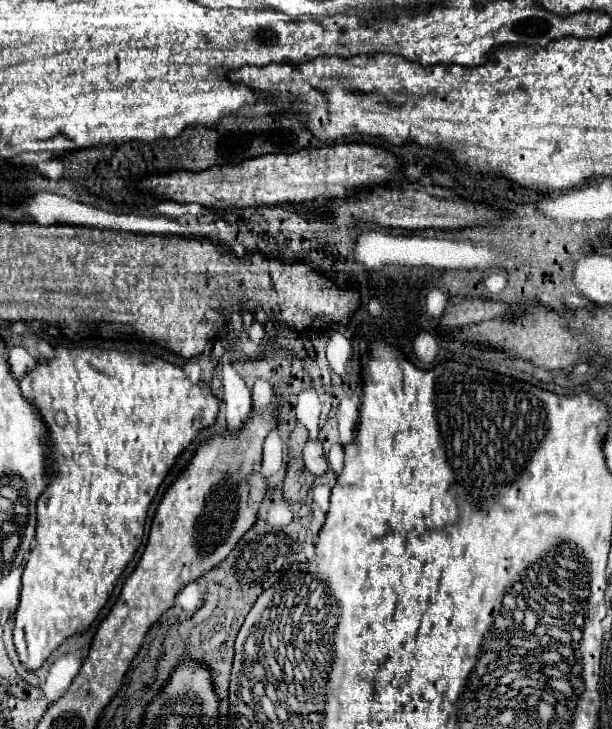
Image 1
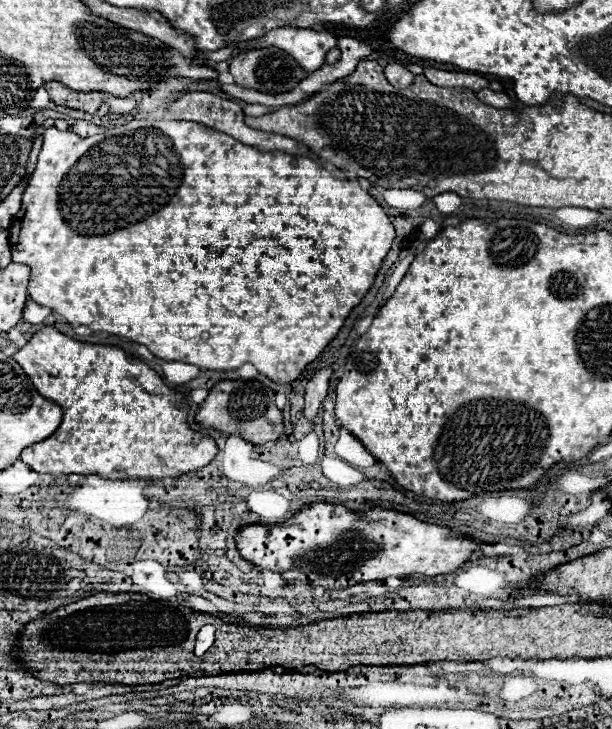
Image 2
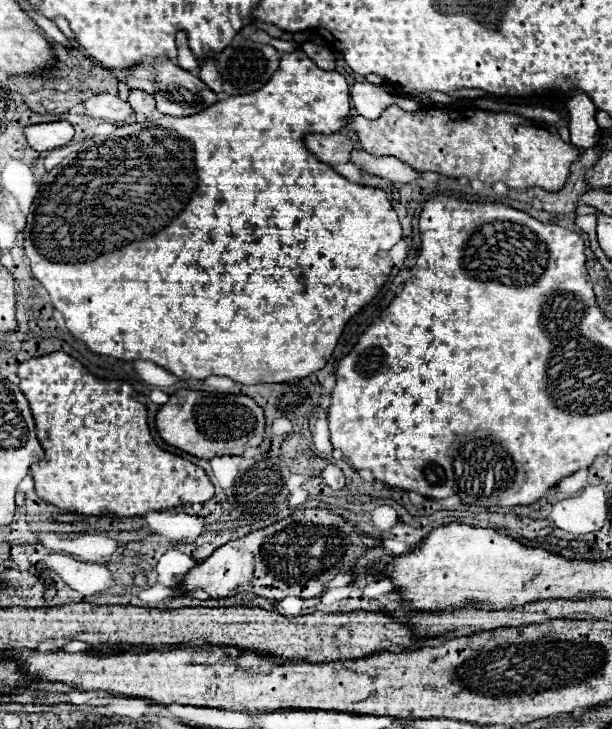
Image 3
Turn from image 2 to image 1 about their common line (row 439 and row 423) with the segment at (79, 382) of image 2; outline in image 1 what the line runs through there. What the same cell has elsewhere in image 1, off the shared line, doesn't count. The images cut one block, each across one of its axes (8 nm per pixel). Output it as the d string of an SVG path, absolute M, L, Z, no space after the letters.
M54 346L54 356L50 360L38 360L36 366L30 372L24 374L24 378L20 382L20 388L22 388L22 394L26 398L30 398L30 402L36 408L40 408L40 414L46 420L50 436L52 436L52 456L50 456L50 476L52 478L50 478L48 488L40 494L40 498L36 502L36 516L38 516L36 536L34 536L36 546L28 554L28 562L26 562L26 568L24 568L24 574L22 574L20 604L18 604L16 618L14 618L14 646L18 650L18 656L26 664L26 668L38 670L42 666L42 662L50 656L50 652L54 648L58 648L70 634L86 630L94 622L94 618L98 616L98 612L106 604L110 592L114 590L114 584L116 584L118 576L124 572L126 564L134 558L134 552L142 544L146 512L148 512L148 506L150 506L152 498L156 496L158 486L162 484L164 476L172 468L178 454L194 440L198 430L204 428L204 426L214 424L218 408L220 408L220 400L212 392L210 384L206 384L206 382L196 382L194 384L190 380L190 376L184 372L184 368L178 366L178 364L172 364L172 362L166 362L166 360L146 362L146 358L142 358L142 354L138 354L138 352L102 350L102 348L96 348L96 346L94 348Z

